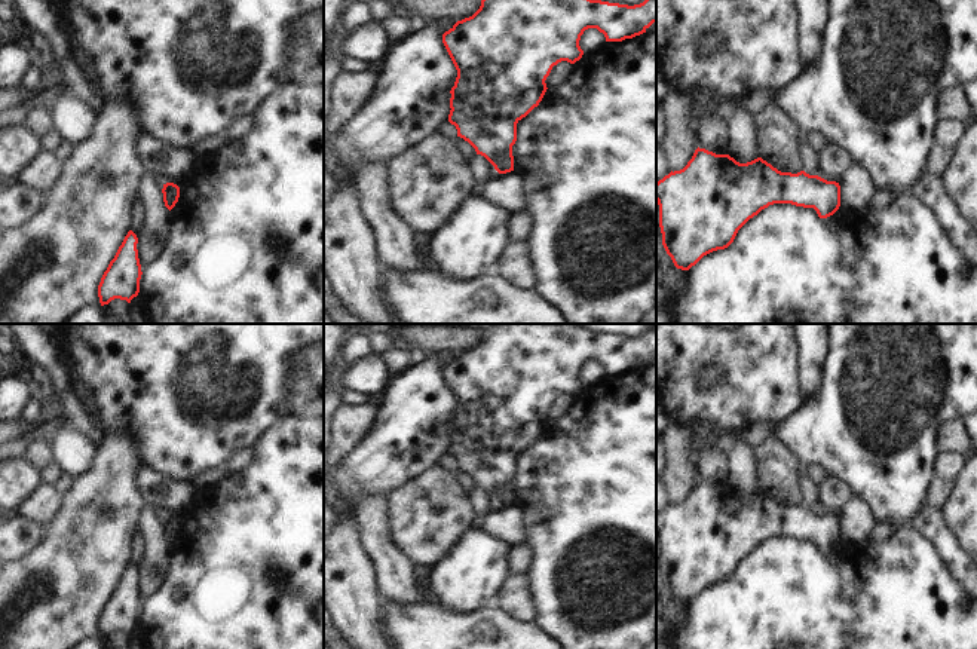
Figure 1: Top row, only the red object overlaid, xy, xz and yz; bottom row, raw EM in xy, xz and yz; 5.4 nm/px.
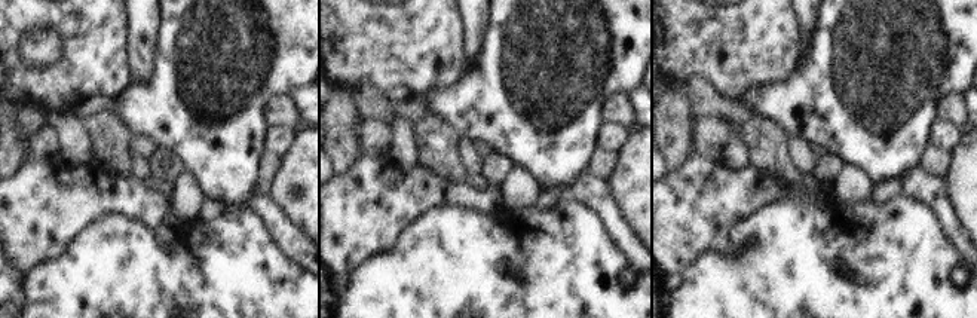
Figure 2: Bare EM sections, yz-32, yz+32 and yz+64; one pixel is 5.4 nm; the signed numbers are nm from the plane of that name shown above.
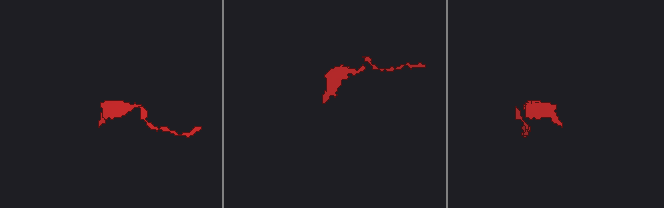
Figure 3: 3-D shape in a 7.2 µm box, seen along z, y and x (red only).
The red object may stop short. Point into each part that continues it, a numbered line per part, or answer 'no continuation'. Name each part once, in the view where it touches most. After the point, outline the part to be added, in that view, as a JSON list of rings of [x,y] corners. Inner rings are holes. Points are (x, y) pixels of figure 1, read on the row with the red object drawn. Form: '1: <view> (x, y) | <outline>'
no continuation

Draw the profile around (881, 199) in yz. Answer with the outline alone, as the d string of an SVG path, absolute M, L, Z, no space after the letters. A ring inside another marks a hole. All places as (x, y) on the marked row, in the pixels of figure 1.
M876 190L870 205L876 209L883 209L894 202L897 193L892 190Z

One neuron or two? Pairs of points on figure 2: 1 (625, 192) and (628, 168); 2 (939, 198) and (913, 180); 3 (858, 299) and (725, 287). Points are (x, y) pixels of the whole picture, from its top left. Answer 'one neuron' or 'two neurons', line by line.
1: one neuron
2: one neuron
3: one neuron

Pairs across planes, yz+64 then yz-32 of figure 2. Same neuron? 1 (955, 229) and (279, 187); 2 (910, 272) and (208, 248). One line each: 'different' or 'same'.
1: different
2: same

